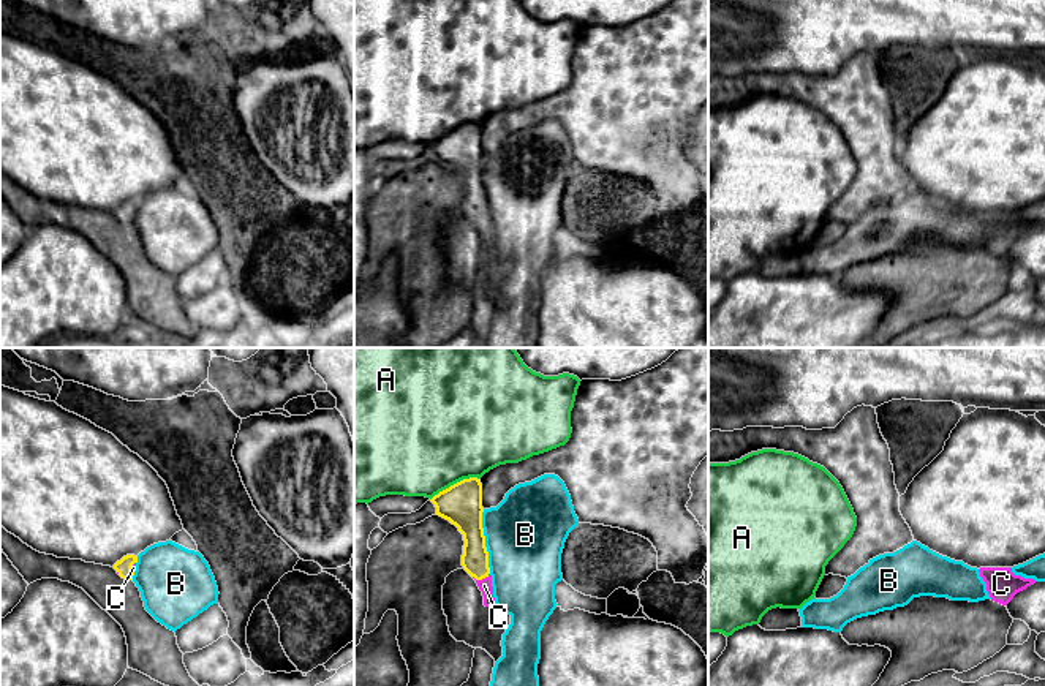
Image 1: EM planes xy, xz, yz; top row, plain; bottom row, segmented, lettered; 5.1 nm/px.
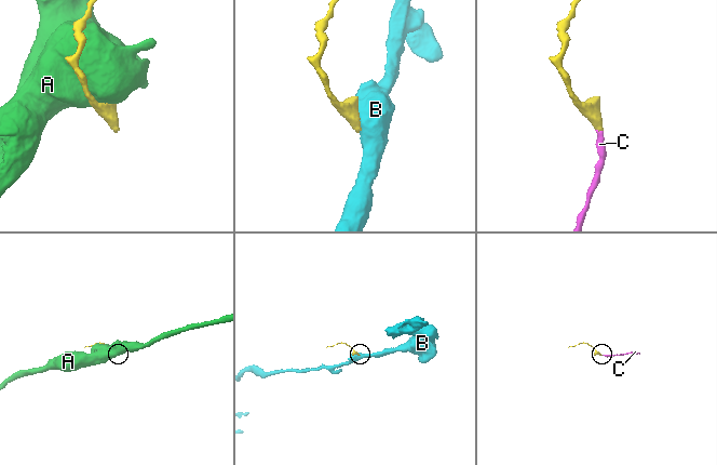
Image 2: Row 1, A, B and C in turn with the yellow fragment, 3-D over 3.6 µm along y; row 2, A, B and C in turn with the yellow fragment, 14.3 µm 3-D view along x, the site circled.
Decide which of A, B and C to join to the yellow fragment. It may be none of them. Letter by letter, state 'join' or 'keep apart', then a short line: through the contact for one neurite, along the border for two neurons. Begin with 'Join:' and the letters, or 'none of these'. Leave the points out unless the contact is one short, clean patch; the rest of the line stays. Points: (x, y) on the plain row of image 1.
Join: C
A: keep apart
B: keep apart | xz (482, 155), (482, 180), (490, 218)
C: join | xz (475, 206), (481, 225), (484, 231)

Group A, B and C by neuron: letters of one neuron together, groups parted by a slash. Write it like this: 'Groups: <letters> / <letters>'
Groups: A / B / C

